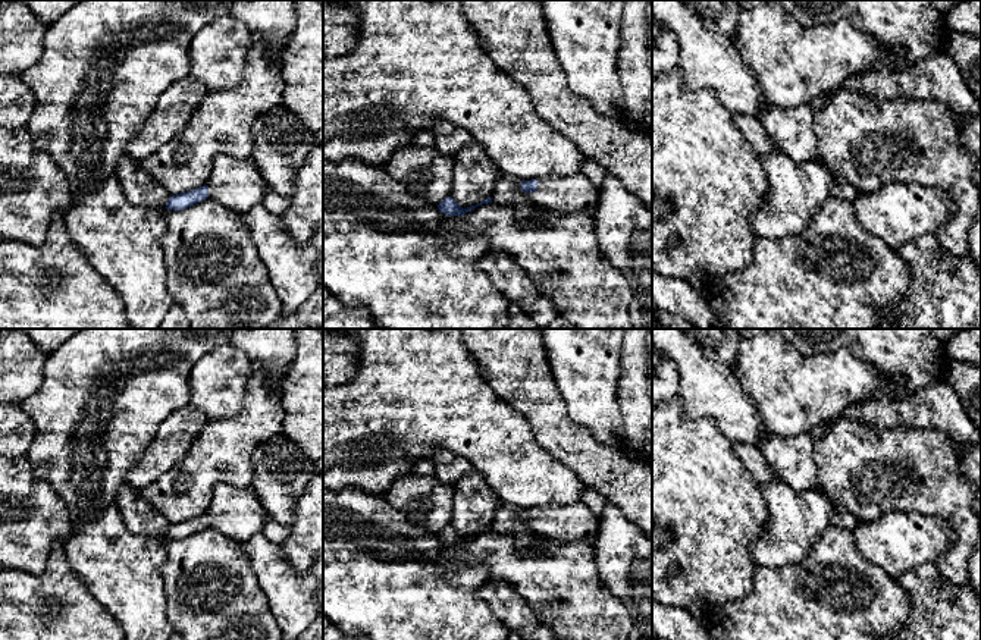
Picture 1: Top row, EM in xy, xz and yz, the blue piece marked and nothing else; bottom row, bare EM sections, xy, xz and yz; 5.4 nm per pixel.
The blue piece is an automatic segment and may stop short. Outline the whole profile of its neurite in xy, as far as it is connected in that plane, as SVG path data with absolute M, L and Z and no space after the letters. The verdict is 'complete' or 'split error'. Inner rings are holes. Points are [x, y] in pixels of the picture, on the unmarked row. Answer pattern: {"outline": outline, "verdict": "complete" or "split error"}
{"outline": "M219 483L204 515L170 524L166 539L185 539L206 527L211 527L241 543L263 533L267 514L251 489Z", "verdict": "split error"}

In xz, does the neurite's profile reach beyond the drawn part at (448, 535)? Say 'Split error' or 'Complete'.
Complete

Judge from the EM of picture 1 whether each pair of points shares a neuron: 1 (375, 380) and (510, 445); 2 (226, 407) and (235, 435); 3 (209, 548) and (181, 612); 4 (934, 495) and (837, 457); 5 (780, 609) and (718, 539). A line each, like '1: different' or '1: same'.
1: same
2: different
3: same
4: same
5: different

